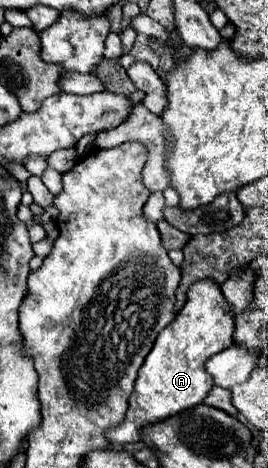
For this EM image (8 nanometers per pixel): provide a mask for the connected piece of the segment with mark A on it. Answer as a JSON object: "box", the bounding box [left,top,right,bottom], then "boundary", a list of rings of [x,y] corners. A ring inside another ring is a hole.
{"box":[106,280,234,446],"boundary":[[[200,280],[190,286],[188,300],[176,318],[158,334],[158,340],[146,356],[140,376],[134,384],[134,392],[128,400],[128,412],[118,428],[108,428],[106,438],[114,446],[126,442],[138,442],[140,432],[146,424],[164,420],[180,410],[202,404],[206,394],[212,390],[212,376],[206,372],[206,360],[226,350],[234,340],[234,314],[222,290],[214,280]]]}

